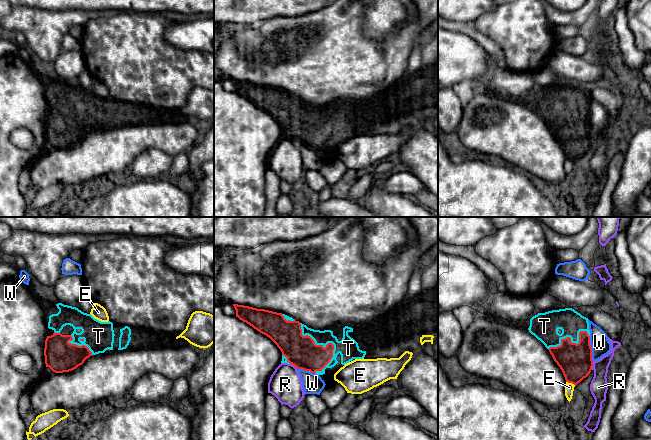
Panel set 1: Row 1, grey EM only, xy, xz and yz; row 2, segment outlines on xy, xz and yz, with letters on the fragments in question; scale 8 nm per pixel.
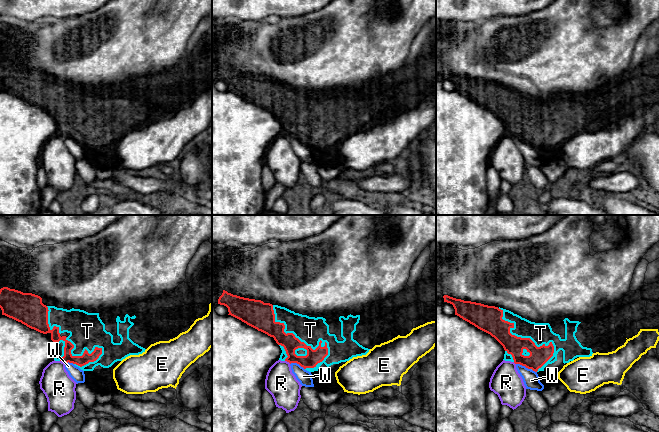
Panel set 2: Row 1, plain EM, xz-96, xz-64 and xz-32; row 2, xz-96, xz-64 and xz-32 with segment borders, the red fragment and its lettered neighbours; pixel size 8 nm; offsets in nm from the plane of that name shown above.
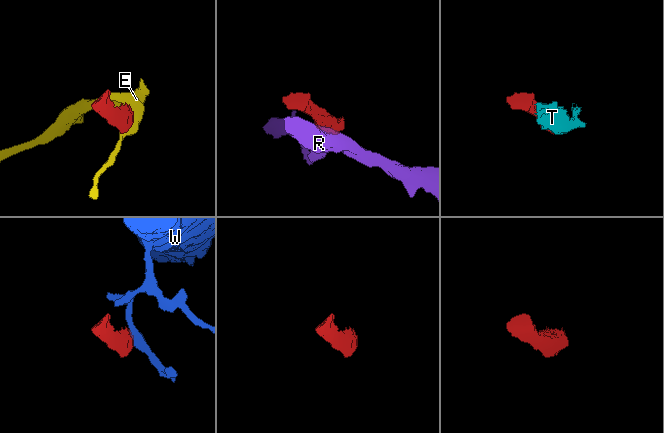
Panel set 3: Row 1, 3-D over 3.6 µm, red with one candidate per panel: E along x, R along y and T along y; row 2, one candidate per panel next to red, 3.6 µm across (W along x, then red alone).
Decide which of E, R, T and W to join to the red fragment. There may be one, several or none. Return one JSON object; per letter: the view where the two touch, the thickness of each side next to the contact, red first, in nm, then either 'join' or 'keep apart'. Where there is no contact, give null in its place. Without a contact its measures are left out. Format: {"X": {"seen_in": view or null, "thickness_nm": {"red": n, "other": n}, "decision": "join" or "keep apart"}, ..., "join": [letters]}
{"E": {"seen_in": "yz", "thickness_nm": {"red": 280, "other": 80}, "decision": "keep apart"}, "R": {"seen_in": "yz", "thickness_nm": {"red": 280, "other": 140}, "decision": "keep apart"}, "T": {"seen_in": "xz", "thickness_nm": {"red": 260, "other": 160}, "decision": "join"}, "W": {"seen_in": "yz", "thickness_nm": {"red": 280, "other": 150}, "decision": "keep apart"}, "join": ["T"]}

